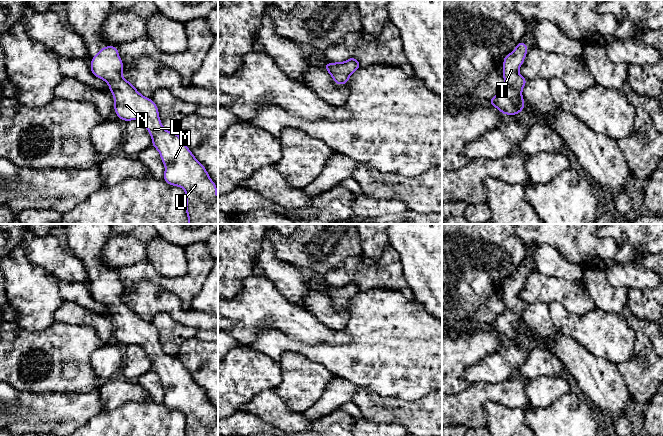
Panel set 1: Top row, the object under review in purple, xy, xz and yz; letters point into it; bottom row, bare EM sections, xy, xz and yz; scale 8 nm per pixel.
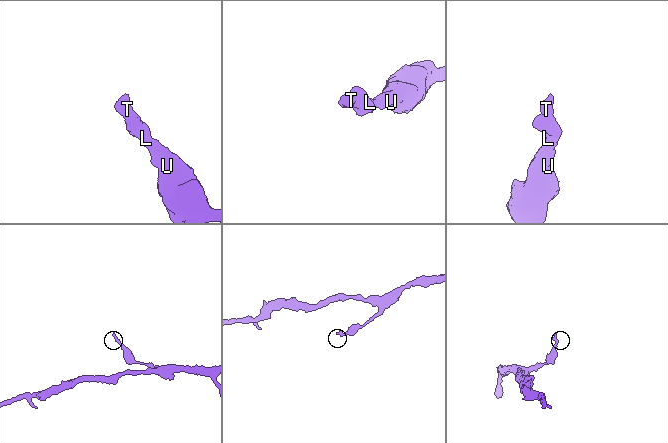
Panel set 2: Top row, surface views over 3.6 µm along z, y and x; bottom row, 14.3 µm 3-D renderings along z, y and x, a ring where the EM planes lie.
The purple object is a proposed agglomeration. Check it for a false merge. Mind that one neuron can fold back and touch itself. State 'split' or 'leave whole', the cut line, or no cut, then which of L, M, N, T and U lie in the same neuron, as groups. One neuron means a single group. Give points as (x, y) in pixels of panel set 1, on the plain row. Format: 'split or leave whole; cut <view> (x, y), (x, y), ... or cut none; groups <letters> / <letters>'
leave whole; cut none; groups L M N T U

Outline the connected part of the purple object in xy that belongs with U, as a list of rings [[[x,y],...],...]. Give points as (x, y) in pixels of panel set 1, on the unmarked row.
[[[108,269],[99,274],[91,282],[90,294],[97,302],[109,309],[114,322],[114,336],[118,343],[126,346],[137,344],[142,346],[152,362],[152,371],[158,374],[165,390],[163,404],[171,410],[181,411],[186,417],[186,436],[218,436],[217,409],[211,404],[204,389],[199,386],[177,356],[167,355],[160,344],[156,327],[141,317],[122,300],[124,287],[118,272]]]

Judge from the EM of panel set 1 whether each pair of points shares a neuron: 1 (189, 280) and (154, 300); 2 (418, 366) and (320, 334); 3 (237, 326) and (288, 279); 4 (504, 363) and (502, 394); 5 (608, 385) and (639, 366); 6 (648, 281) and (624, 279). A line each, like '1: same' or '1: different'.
1: different
2: different
3: different
4: different
5: different
6: same

